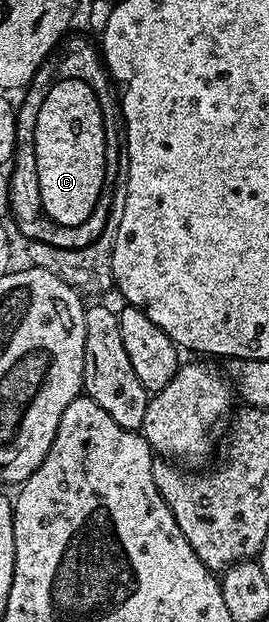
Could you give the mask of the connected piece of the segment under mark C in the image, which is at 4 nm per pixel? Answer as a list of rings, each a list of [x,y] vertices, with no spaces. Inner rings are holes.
[[[60,77],[47,96],[44,97],[44,102],[40,105],[40,116],[36,116],[36,140],[34,141],[34,147],[36,148],[36,176],[40,176],[40,200],[42,201],[44,212],[52,220],[56,220],[56,224],[74,226],[83,224],[88,216],[92,216],[92,212],[96,208],[94,198],[98,198],[98,182],[102,182],[102,132],[105,129],[106,125],[102,119],[102,109],[98,103],[96,92],[87,82],[83,82],[81,77]]]

